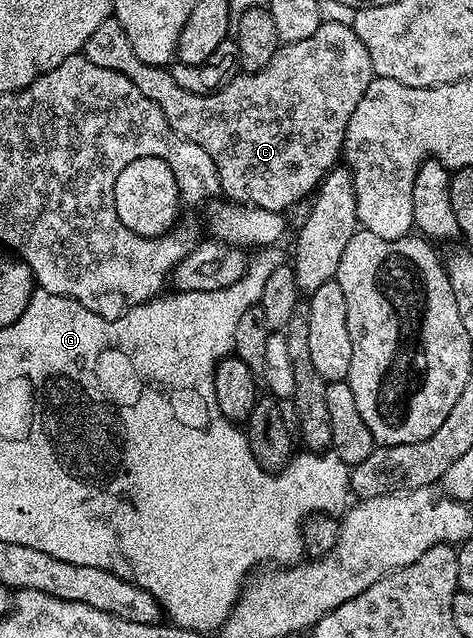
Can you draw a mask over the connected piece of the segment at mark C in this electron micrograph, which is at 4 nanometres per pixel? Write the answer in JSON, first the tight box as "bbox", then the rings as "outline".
{"bbox":[82,18,374,214],"outline":[[[109,18],[106,22],[99,24],[94,30],[94,34],[90,34],[90,38],[86,38],[86,46],[82,55],[90,62],[94,62],[94,66],[106,66],[106,70],[114,70],[118,74],[130,78],[130,82],[134,82],[134,86],[138,86],[138,90],[142,90],[142,94],[146,94],[146,98],[154,101],[162,110],[162,114],[166,114],[166,122],[170,122],[173,132],[177,132],[183,140],[194,142],[194,146],[202,146],[202,150],[206,150],[206,154],[210,154],[210,158],[214,158],[214,166],[218,170],[220,179],[221,193],[229,201],[283,214],[288,212],[287,208],[294,207],[303,196],[311,197],[325,174],[337,167],[344,151],[346,126],[350,122],[350,114],[354,114],[354,106],[358,106],[358,102],[362,102],[362,94],[366,94],[366,86],[370,86],[370,82],[374,78],[370,54],[366,50],[366,46],[362,46],[362,38],[358,38],[358,34],[350,24],[339,24],[329,20],[321,22],[318,30],[314,30],[314,34],[310,34],[310,38],[306,38],[302,42],[281,44],[276,49],[274,58],[270,58],[270,62],[266,62],[266,66],[262,66],[262,70],[233,75],[228,83],[210,94],[190,94],[190,90],[182,90],[182,86],[178,86],[178,82],[174,82],[172,73],[167,67],[142,62],[142,58],[138,58],[138,54],[134,54],[134,46],[130,46],[130,38],[126,38],[126,30],[122,30],[122,26],[115,18]]]}

